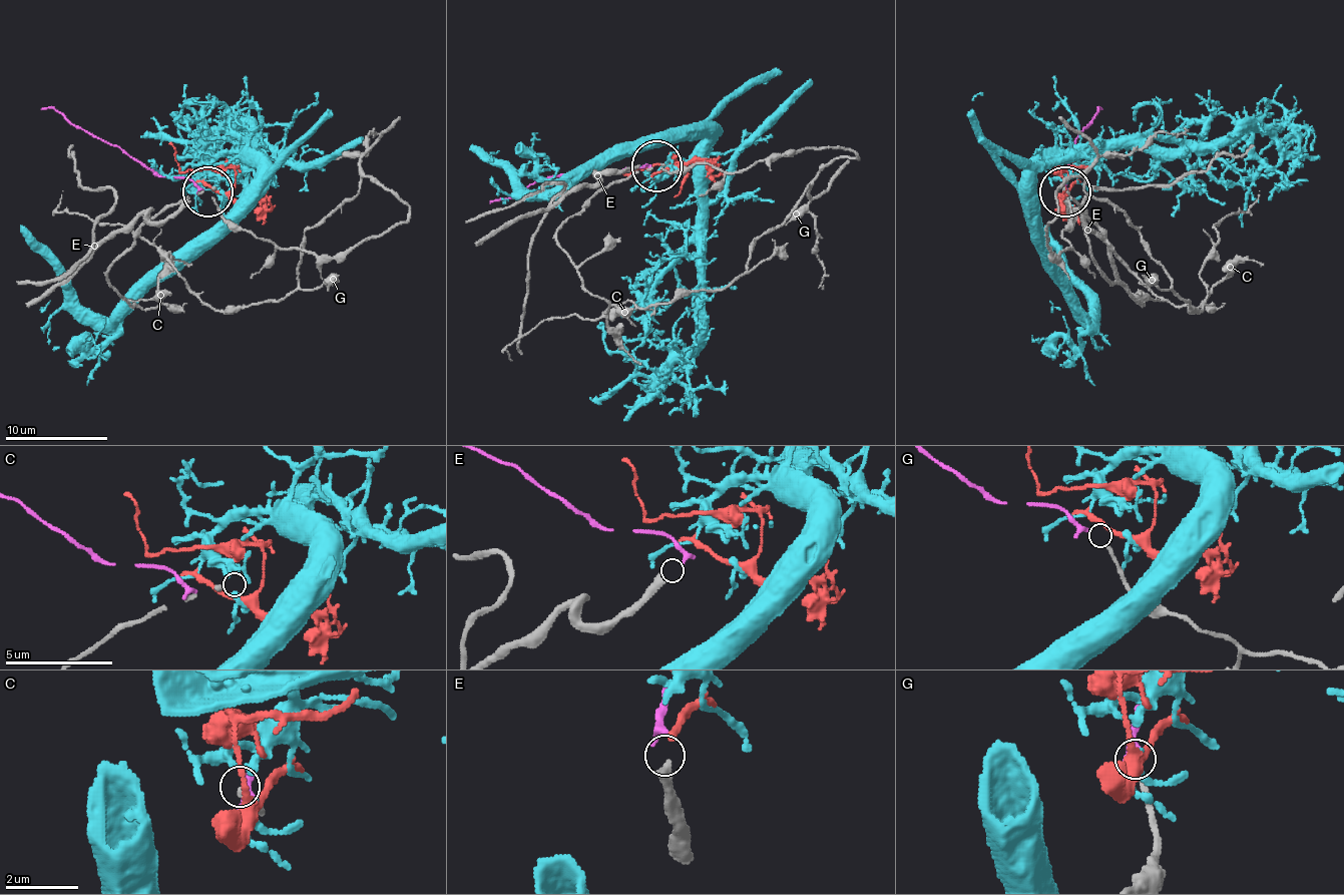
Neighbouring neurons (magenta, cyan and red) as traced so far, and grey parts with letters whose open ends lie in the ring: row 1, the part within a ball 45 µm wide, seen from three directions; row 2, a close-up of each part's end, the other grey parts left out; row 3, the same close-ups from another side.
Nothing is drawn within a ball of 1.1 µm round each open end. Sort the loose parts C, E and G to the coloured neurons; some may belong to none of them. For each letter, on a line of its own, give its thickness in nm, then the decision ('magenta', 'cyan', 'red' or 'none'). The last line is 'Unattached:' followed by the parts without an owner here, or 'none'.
C: 130 nm | none
E: 280 nm | none
G: 150 nm | magenta
Unattached: C, E

